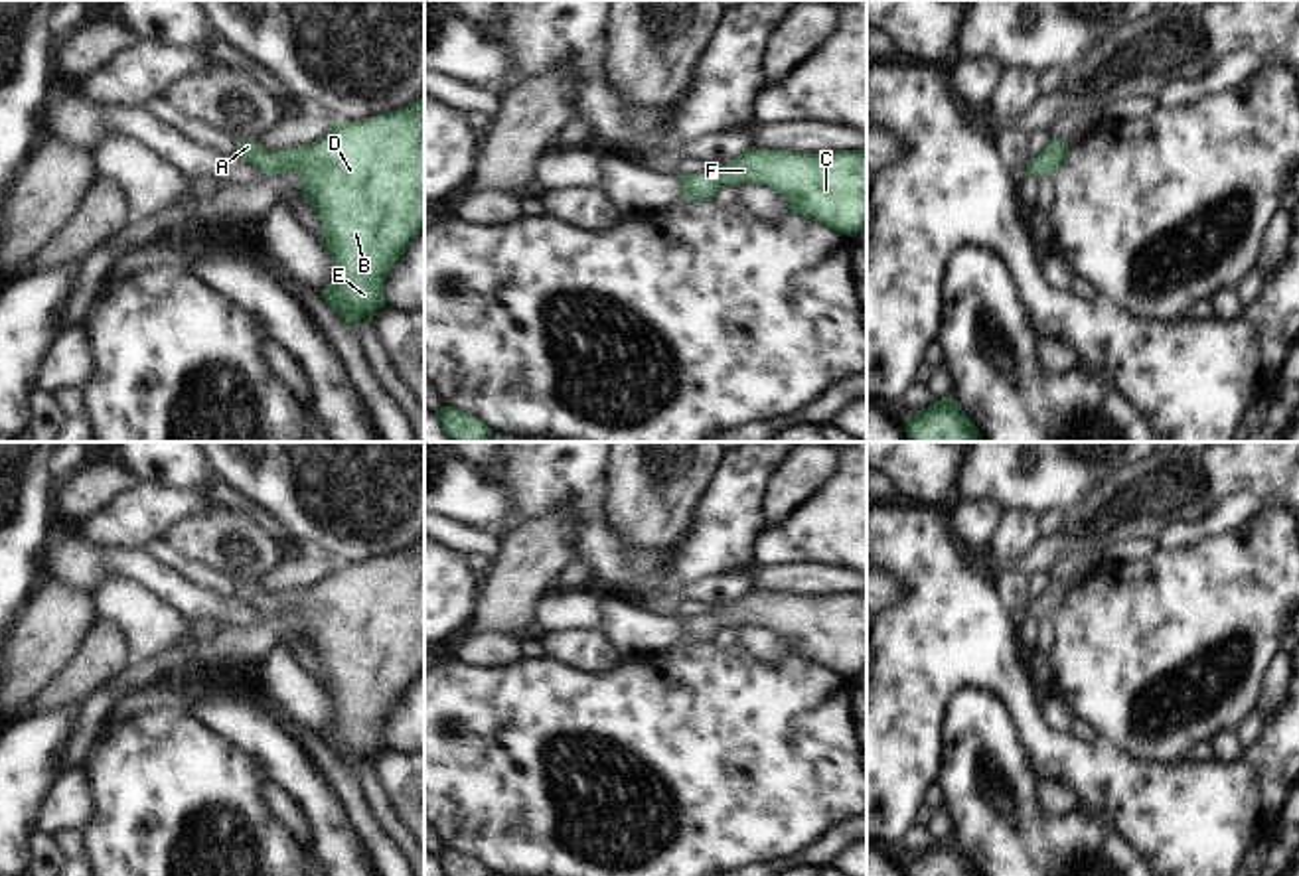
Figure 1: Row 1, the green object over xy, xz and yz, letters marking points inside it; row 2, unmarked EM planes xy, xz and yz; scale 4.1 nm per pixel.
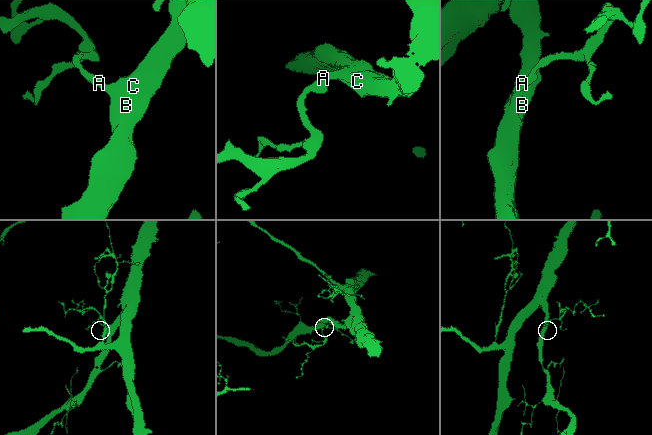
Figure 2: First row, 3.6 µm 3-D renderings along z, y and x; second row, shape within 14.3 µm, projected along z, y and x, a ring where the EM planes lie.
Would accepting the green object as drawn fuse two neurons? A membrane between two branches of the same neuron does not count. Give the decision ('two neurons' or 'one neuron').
one neuron

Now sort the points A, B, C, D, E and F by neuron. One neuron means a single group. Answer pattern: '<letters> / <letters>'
A B C D E F

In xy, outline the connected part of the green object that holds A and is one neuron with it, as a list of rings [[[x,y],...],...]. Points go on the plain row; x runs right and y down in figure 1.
[[[424,539],[359,564],[334,564],[310,588],[268,594],[257,582],[243,582],[233,596],[263,618],[300,618],[300,637],[322,663],[320,687],[334,708],[334,720],[320,738],[351,771],[357,762],[373,766],[375,752],[387,748],[383,726],[391,708],[424,671]]]

